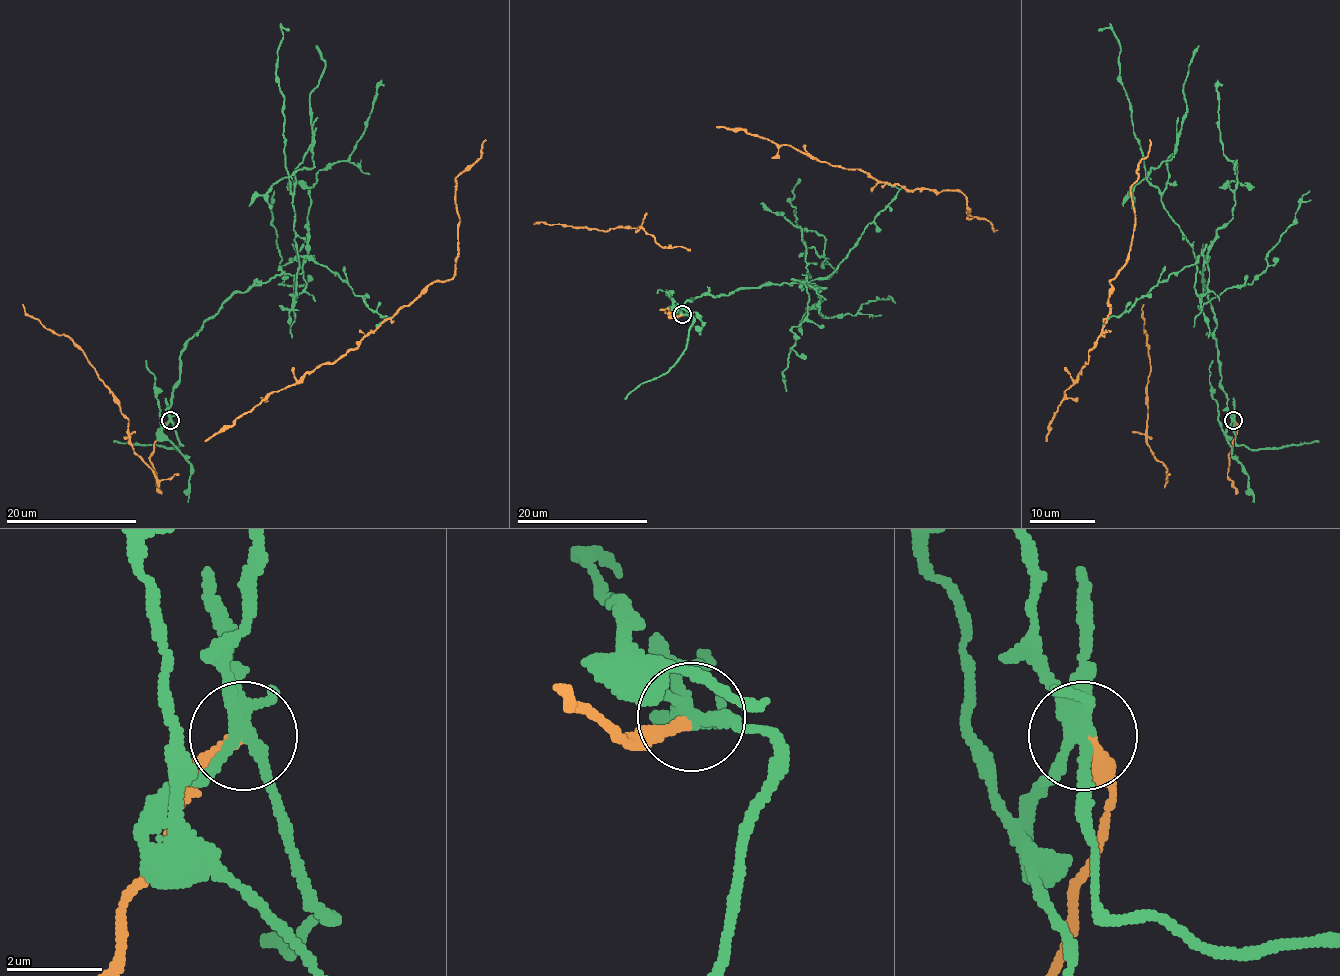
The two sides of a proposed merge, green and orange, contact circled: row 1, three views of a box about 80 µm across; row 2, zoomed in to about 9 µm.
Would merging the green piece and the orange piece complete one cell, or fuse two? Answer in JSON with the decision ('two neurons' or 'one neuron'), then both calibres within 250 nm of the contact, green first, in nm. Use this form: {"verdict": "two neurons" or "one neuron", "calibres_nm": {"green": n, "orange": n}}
{"verdict": "two neurons", "calibres_nm": {"green": 280, "orange": 240}}

